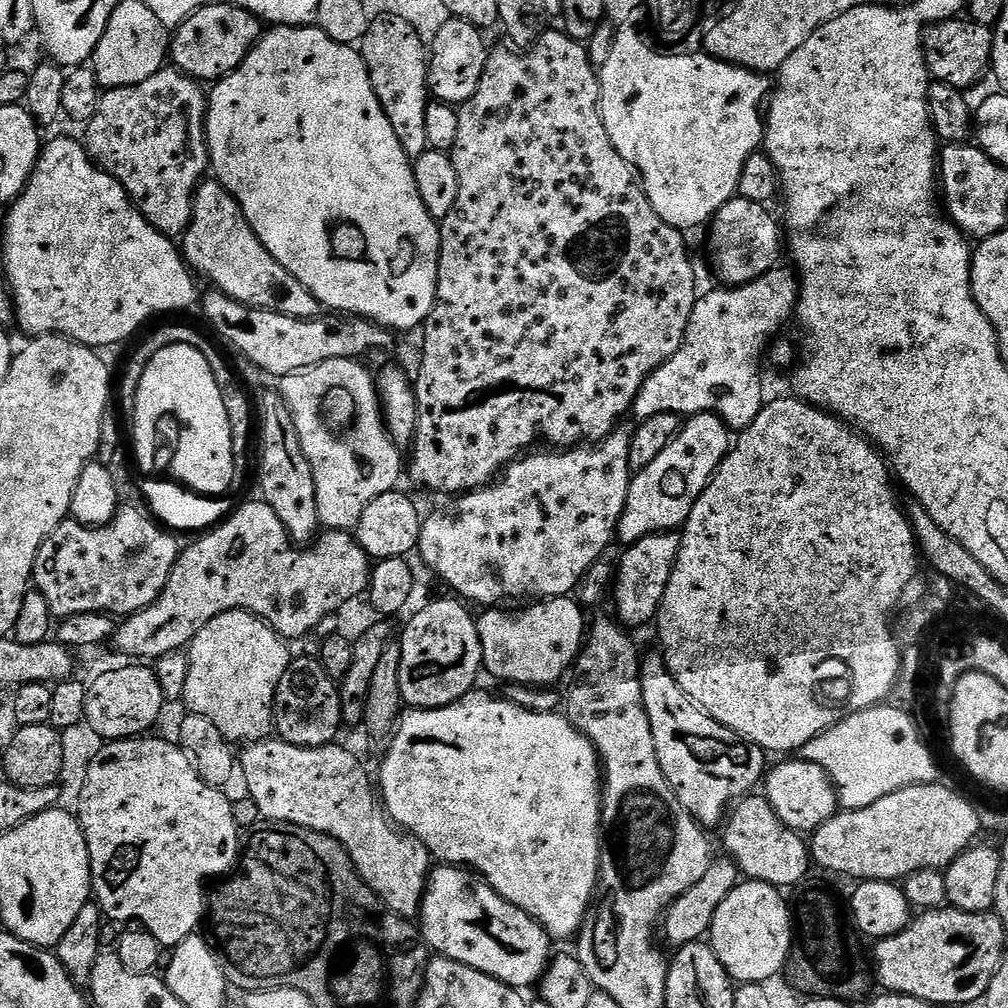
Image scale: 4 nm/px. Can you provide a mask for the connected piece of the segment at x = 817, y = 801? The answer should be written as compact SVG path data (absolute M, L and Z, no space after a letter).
M796 758L785 759L788 760L785 764L776 764L773 768L771 765L767 769L762 792L787 828L793 832L811 834L823 826L831 816L836 815L838 811L836 789L832 787L828 775L817 764L803 758L792 759Z

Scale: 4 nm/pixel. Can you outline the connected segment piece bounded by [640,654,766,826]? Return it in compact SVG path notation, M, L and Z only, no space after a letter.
M663 655L643 657L640 666L640 693L644 709L650 718L650 730L654 734L658 766L666 782L672 787L673 794L696 819L697 824L719 825L725 819L730 805L749 795L756 783L756 787L761 783L766 770L764 749L749 747L729 728L706 715L680 689L678 682L674 682Z

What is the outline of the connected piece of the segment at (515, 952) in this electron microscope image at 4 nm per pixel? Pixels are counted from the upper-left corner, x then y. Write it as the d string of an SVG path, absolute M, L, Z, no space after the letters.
M460 866L433 867L424 889L424 900L418 909L418 924L422 929L425 944L433 953L450 958L454 962L462 962L517 990L528 990L531 984L533 987L548 966L550 937L544 927L518 906L503 900L489 884L474 878L471 871Z

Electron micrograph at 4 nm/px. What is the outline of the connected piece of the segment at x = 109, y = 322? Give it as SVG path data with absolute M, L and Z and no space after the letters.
M60 136L57 140L52 140L43 145L40 156L36 159L36 169L32 172L32 177L28 179L28 185L20 191L20 195L12 201L7 209L8 217L4 220L4 272L10 295L12 297L12 307L14 309L14 320L24 332L29 332L29 337L37 336L67 336L70 340L75 340L77 344L85 344L88 348L105 350L111 344L120 344L123 340L128 340L155 312L180 312L183 308L188 308L192 303L197 303L196 284L193 273L187 264L181 249L176 248L169 237L163 236L160 231L147 218L136 209L132 199L126 194L126 190L120 183L104 171L95 160L88 156L88 150L79 139L71 140L68 136Z

